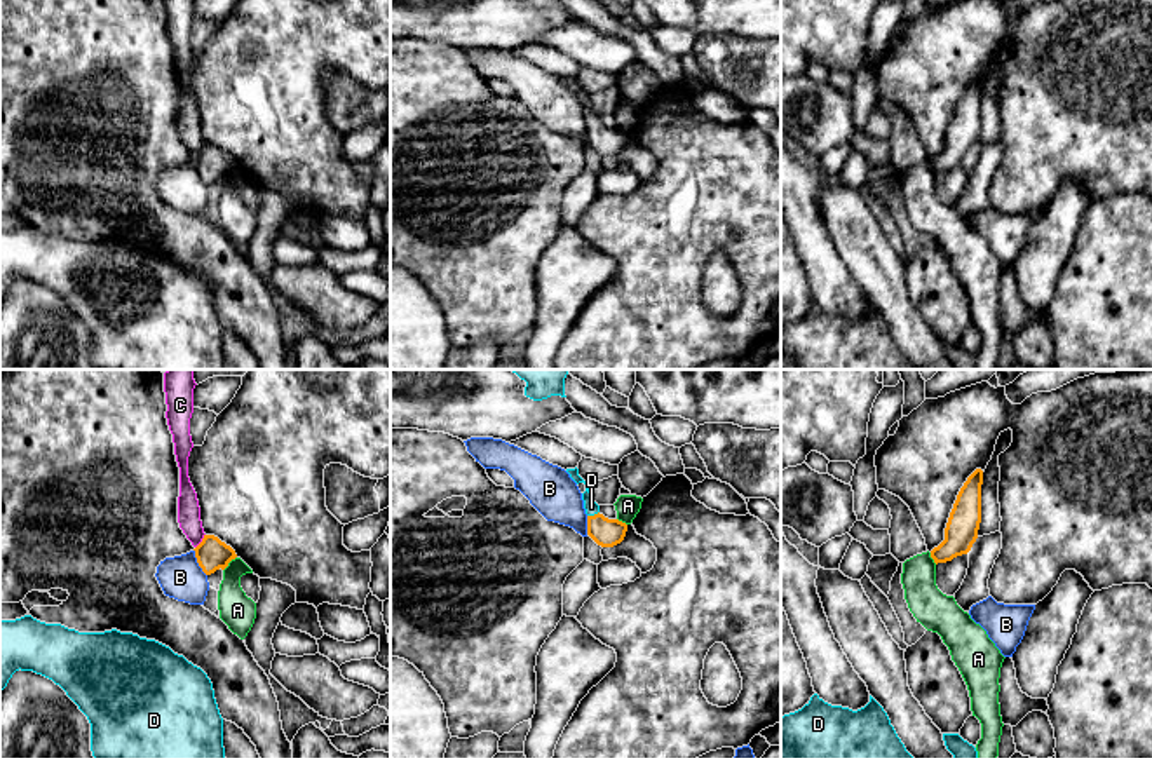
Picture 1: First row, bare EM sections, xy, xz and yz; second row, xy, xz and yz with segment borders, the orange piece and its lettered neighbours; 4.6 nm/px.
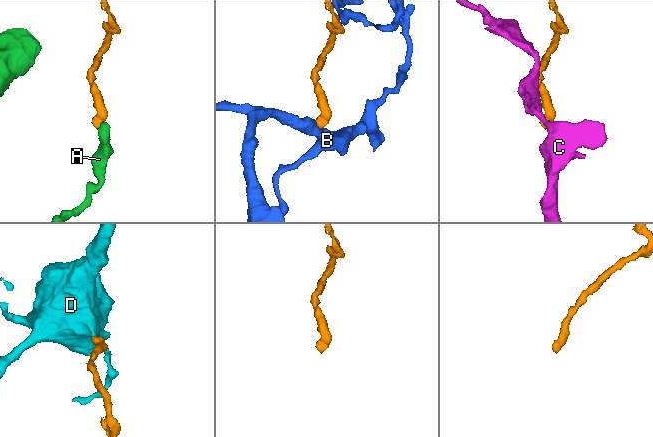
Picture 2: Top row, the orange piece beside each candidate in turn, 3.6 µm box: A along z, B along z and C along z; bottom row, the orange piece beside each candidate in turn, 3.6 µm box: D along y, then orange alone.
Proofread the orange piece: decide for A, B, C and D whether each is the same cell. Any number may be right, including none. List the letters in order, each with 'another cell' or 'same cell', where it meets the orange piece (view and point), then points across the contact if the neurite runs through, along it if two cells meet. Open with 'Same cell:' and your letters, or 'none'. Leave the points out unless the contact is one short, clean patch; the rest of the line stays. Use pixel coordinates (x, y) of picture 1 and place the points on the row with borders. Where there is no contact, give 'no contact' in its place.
Same cell: D
A: another cell; meets orange in xy at (229, 561); border along xy (236, 556), (223, 570)
B: another cell; meets orange in xy at (197, 561); border along xy (194, 549), (196, 561), (206, 575)
C: another cell; meets orange in xy at (203, 541); border along xy (204, 534), (196, 548)
D: same cell; meets orange in xz at (595, 514); runs through xz (605, 532), (596, 523), (595, 514), (591, 507)

